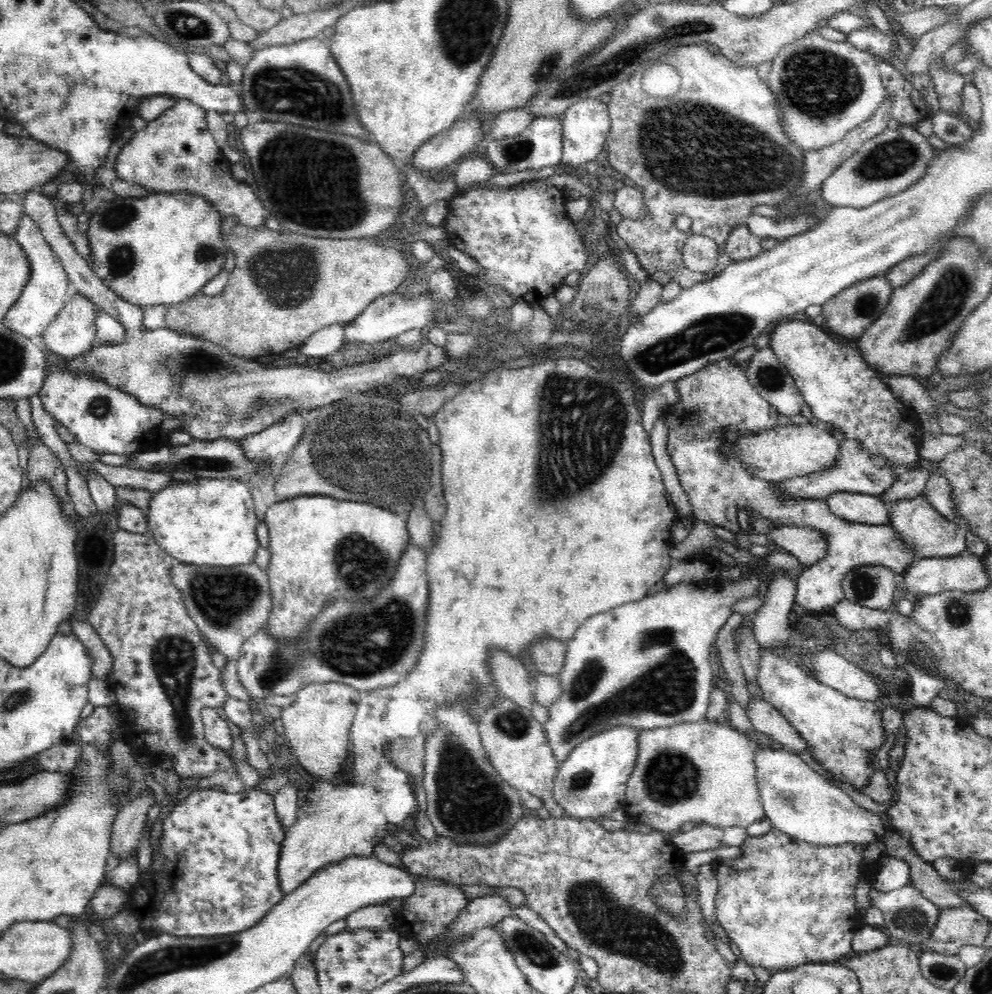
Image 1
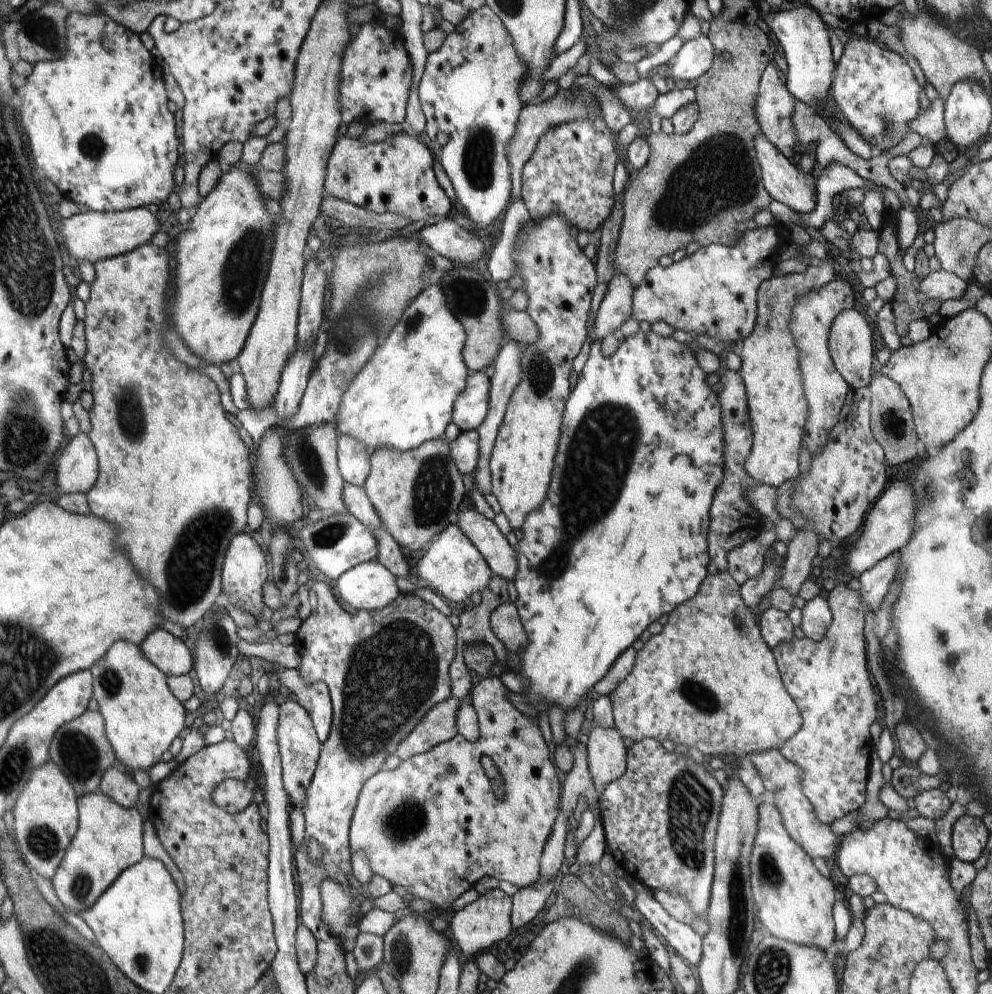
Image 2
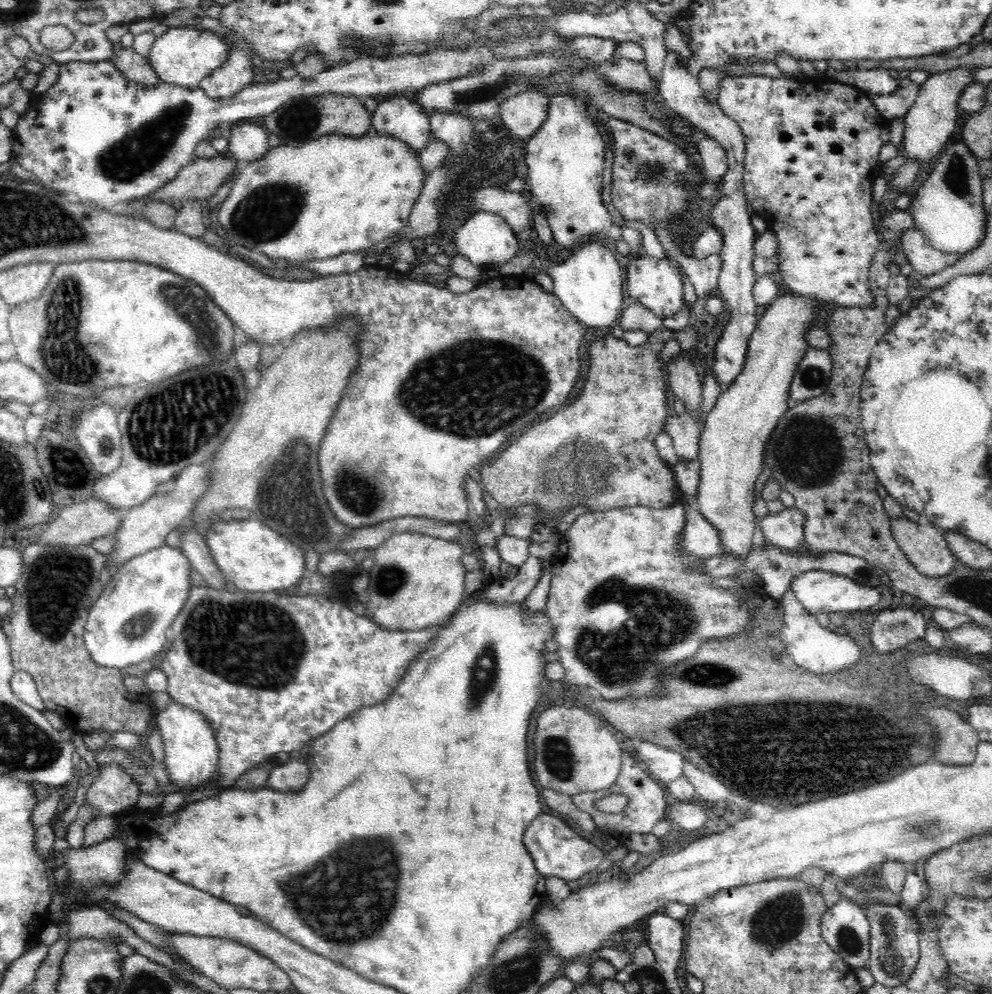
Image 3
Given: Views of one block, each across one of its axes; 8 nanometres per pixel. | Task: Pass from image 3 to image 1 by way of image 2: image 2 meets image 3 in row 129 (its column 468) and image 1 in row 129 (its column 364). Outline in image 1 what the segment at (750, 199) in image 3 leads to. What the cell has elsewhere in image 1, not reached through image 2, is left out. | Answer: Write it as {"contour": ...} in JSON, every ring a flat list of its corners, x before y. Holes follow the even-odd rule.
{"contour":[[816,31,781,48,778,56,771,62,771,70,766,81,776,97,776,107,783,116,783,131,789,141,804,152,842,142,846,134,864,124,889,95,880,74,877,55,856,48,848,41,828,40]]}

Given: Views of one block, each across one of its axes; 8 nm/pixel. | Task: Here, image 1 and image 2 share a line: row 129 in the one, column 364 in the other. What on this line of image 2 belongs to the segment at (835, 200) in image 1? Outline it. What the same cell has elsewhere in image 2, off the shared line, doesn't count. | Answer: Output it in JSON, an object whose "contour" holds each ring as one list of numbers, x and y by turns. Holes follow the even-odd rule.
{"contour":[[372,872,372,878,368,880,368,884,361,886,362,890,369,895,368,897,365,897,356,888,351,887,348,890,342,884,336,884,336,880,323,880,319,887,324,924,332,930,333,936,340,938,340,948,344,952,352,952,356,946,356,939,361,933,359,928,360,919,374,908,373,900,388,894,388,892,392,891,393,885,385,878,382,878,382,876,378,876]]}

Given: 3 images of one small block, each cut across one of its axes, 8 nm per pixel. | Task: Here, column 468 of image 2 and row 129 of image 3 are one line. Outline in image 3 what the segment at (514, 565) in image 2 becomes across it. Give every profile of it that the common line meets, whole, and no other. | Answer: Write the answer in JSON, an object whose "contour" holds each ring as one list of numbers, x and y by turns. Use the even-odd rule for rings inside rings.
{"contour":[[524,90,502,104,500,117,510,134,528,141,544,122,550,102,551,98,538,90]]}

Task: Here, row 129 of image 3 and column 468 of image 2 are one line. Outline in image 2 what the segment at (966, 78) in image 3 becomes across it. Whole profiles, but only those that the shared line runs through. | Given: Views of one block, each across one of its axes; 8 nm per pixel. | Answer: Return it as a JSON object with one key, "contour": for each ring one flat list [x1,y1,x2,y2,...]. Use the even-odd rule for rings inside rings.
{"contour":[[500,888,489,889,485,894,481,894,478,900,474,900,451,915,450,922,450,938,452,943,459,952,467,954,472,958,472,954,488,950,490,946,500,942,510,936,512,932,510,916,512,910,512,899,508,894,504,894]]}

